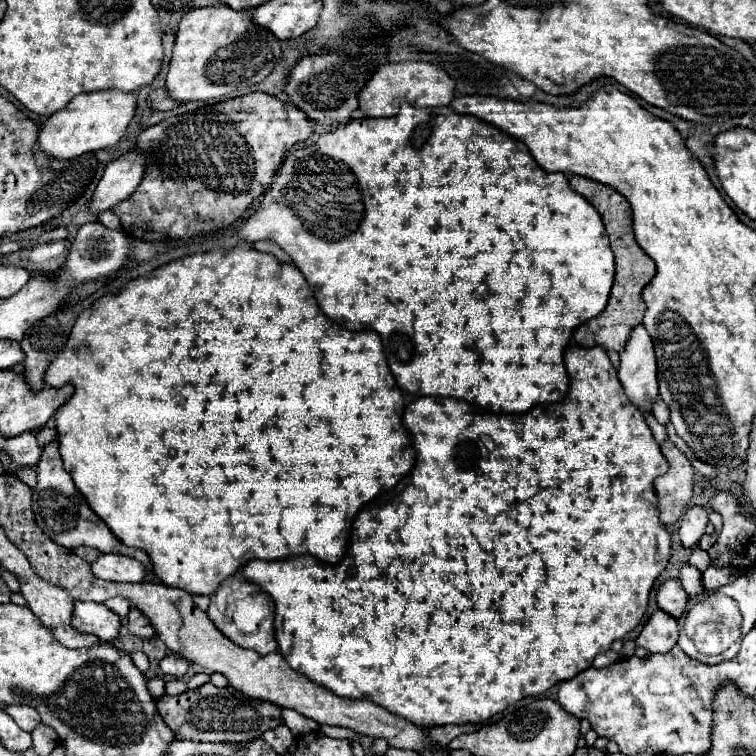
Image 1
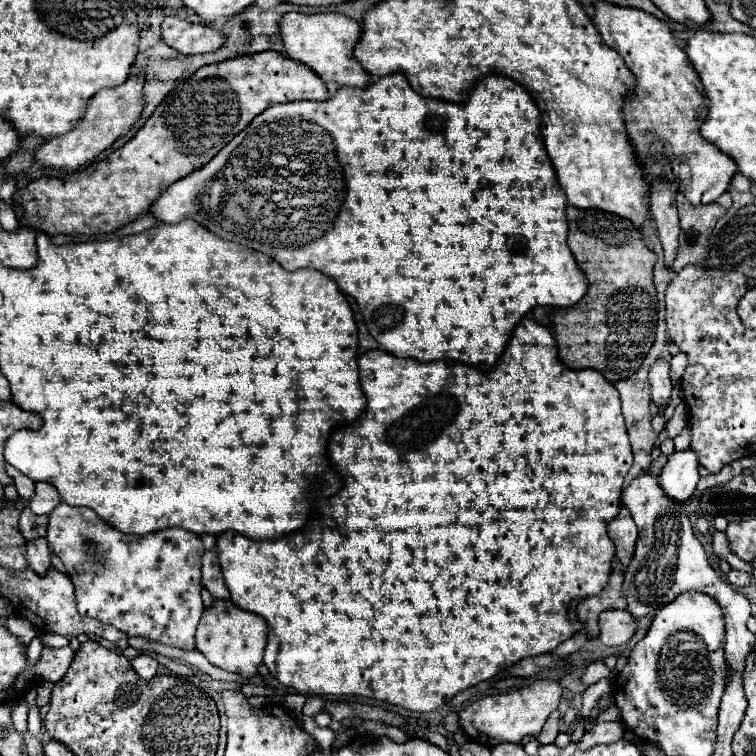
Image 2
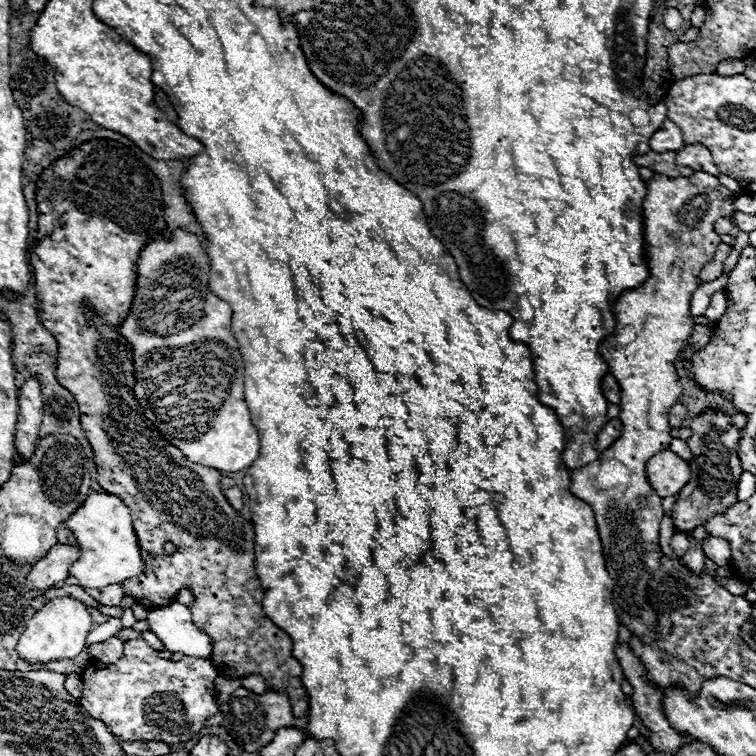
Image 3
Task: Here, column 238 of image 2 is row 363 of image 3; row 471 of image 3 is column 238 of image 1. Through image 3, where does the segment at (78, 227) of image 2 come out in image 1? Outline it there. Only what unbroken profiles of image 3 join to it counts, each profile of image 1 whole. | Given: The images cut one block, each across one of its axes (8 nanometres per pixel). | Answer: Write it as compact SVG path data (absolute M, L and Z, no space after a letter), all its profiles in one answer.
M260 90L240 98L202 106L196 112L170 116L164 122L142 130L136 140L136 152L144 154L148 162L138 190L126 200L126 206L122 206L126 210L118 212L122 228L134 238L158 242L190 238L200 232L230 226L260 196L260 192L268 188L268 182L272 182L282 156L296 142L308 140L312 132L312 120L308 120L300 108Z

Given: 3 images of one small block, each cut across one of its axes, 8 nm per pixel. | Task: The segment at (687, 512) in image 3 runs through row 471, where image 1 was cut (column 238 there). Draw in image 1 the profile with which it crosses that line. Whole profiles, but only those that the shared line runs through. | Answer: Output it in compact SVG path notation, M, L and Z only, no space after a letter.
M204 684L200 688L188 690L178 696L164 694L156 700L156 708L168 728L174 732L176 740L194 740L194 742L250 742L262 736L266 730L282 724L282 708L248 698L246 694L228 688L216 688L214 684Z

